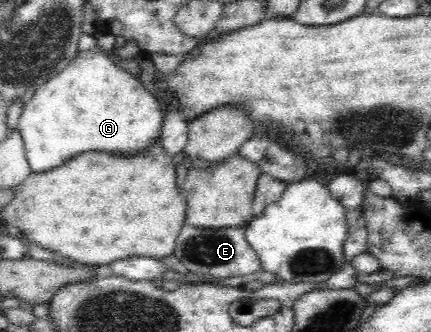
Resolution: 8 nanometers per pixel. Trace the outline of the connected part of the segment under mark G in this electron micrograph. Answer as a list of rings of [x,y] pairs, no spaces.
[[[89,50],[89,52],[83,52],[83,54],[76,54],[59,73],[55,73],[48,78],[42,85],[36,89],[35,94],[28,100],[27,104],[23,107],[18,121],[18,132],[22,136],[24,142],[25,157],[30,165],[31,173],[43,173],[58,168],[65,164],[65,162],[71,161],[75,156],[84,154],[85,152],[101,152],[101,153],[115,153],[115,154],[135,154],[139,152],[139,149],[144,149],[147,145],[151,145],[153,141],[156,141],[162,133],[162,122],[164,121],[163,112],[159,101],[155,99],[152,93],[149,93],[143,87],[143,84],[139,80],[135,80],[133,75],[129,76],[121,66],[113,64],[111,58],[107,58],[105,54],[101,54],[99,50]]]

